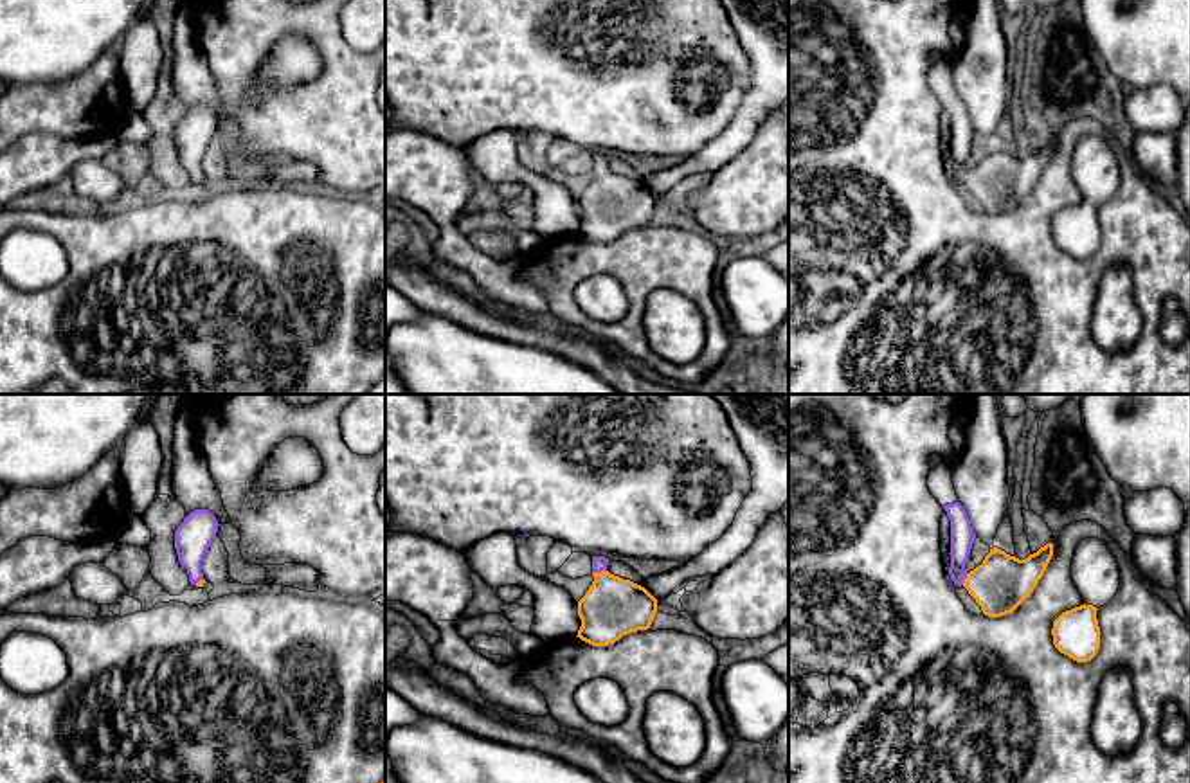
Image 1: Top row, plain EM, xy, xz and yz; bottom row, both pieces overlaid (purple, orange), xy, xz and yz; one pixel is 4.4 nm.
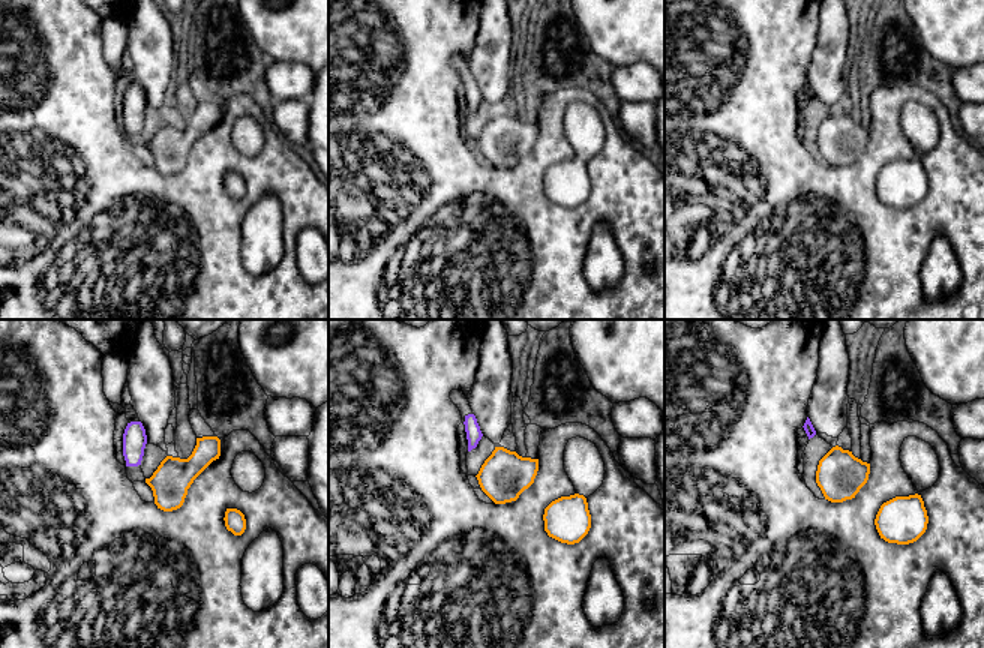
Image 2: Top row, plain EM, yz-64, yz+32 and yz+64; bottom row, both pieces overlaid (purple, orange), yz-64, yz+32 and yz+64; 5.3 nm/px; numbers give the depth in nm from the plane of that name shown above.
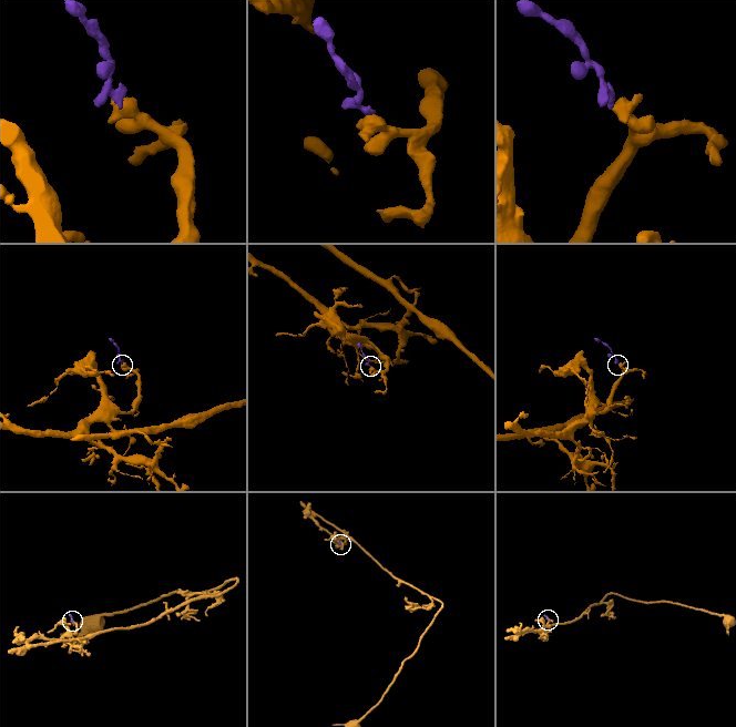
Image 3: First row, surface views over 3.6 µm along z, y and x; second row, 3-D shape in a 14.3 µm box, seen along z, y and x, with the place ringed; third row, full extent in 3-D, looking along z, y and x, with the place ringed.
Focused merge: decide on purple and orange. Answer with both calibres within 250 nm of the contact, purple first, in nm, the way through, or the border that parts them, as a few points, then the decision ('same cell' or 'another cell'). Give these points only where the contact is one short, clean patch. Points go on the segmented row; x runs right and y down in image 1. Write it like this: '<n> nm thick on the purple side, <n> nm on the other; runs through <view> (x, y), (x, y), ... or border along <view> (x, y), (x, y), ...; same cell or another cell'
70 nm thick on the purple side, 280 nm on the other; runs through xz (600, 564), (598, 571), (613, 607); same cell

